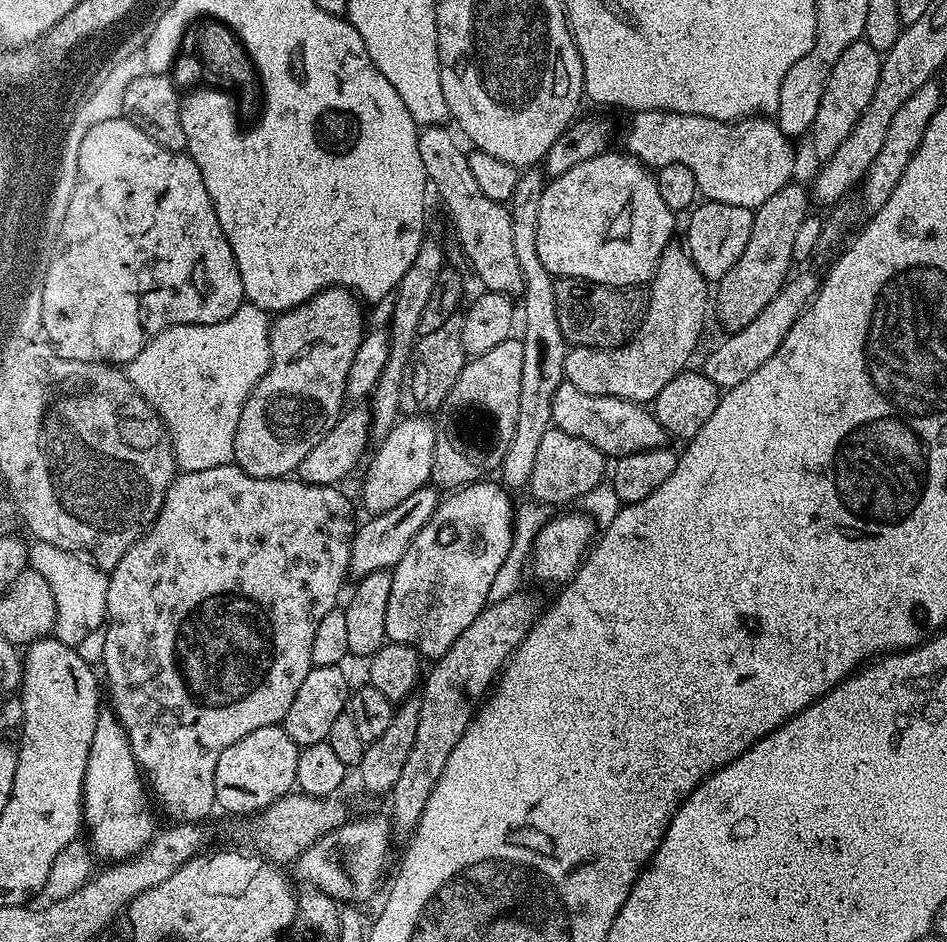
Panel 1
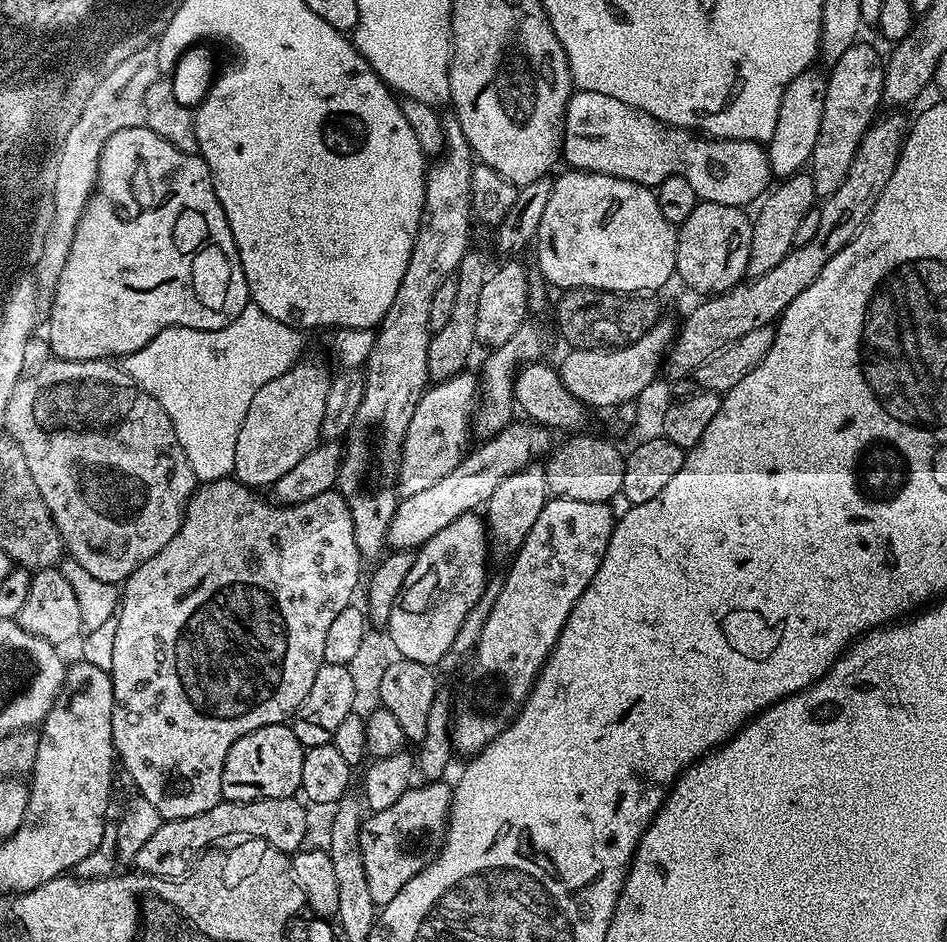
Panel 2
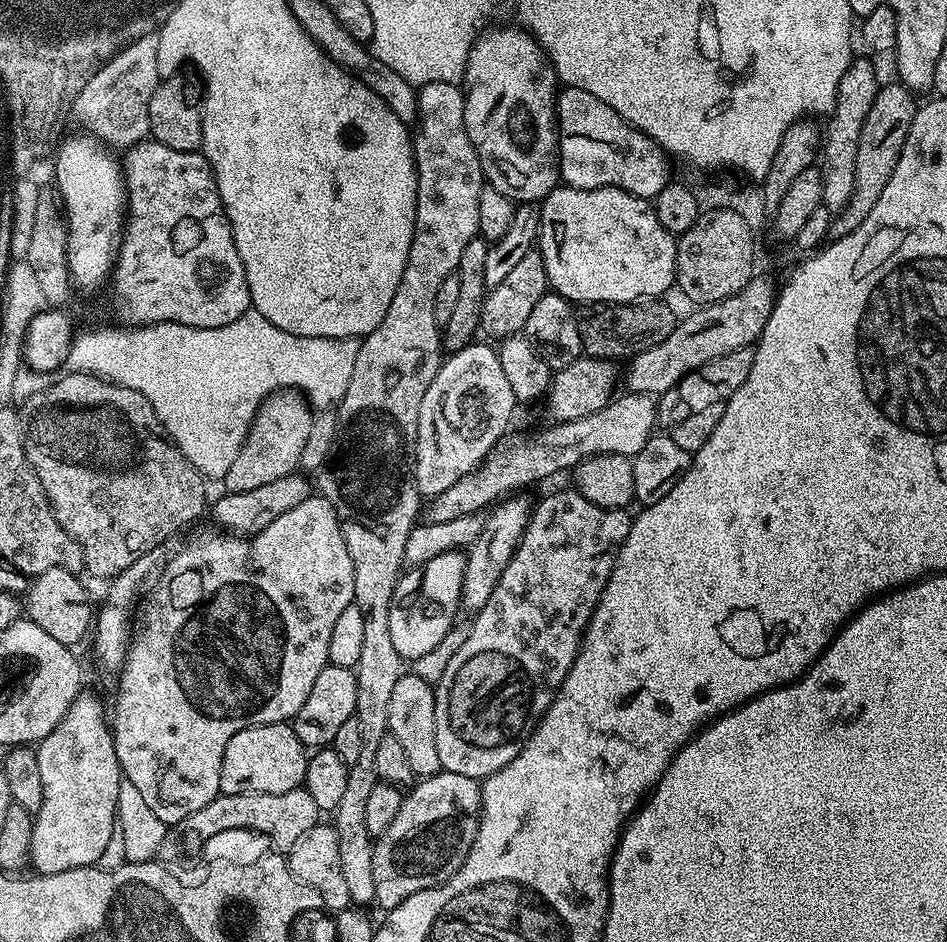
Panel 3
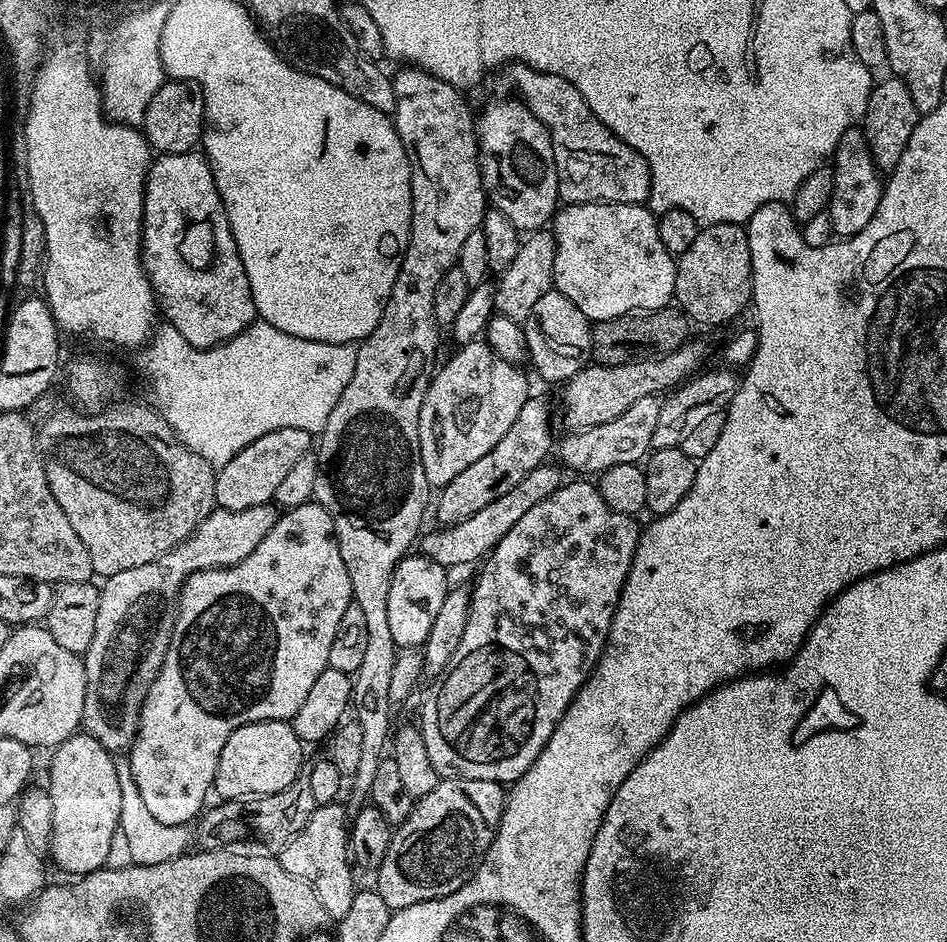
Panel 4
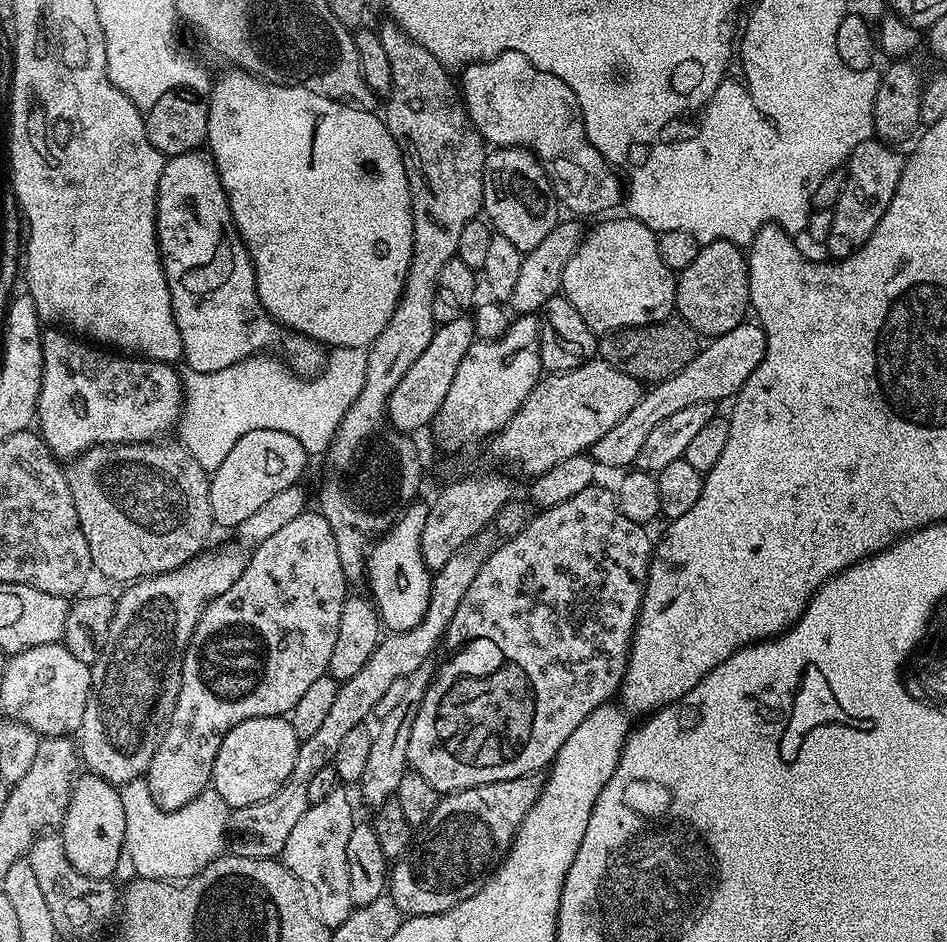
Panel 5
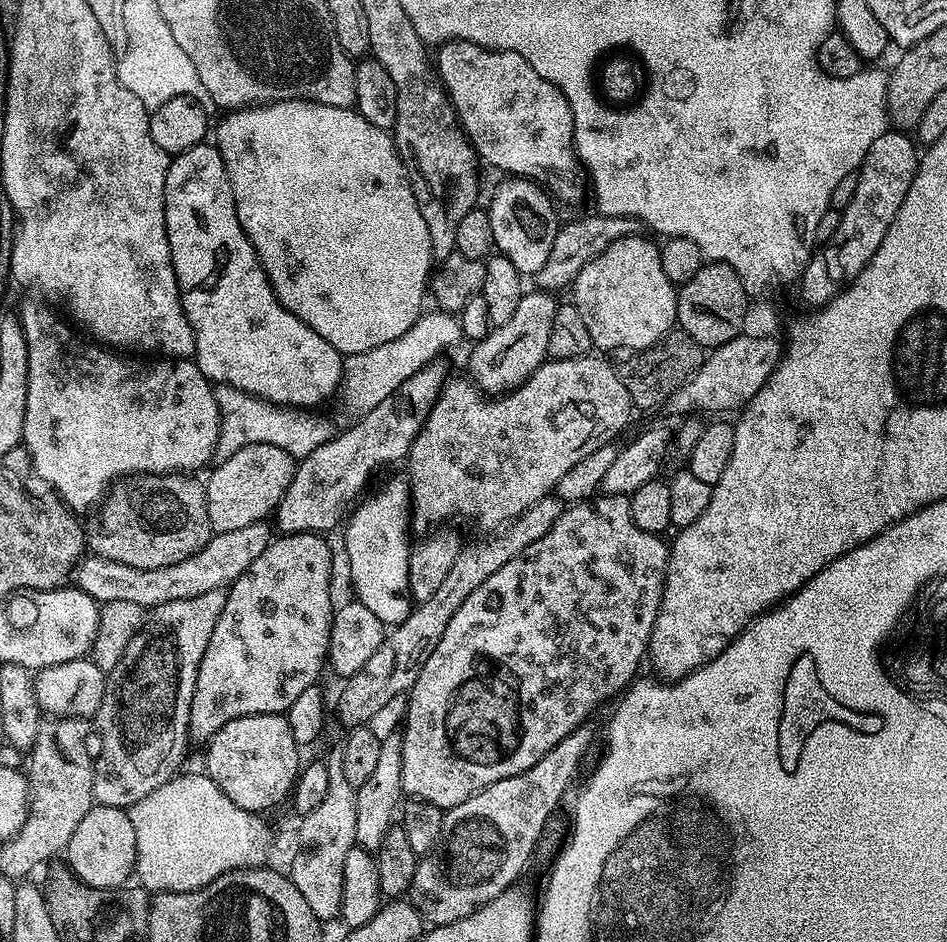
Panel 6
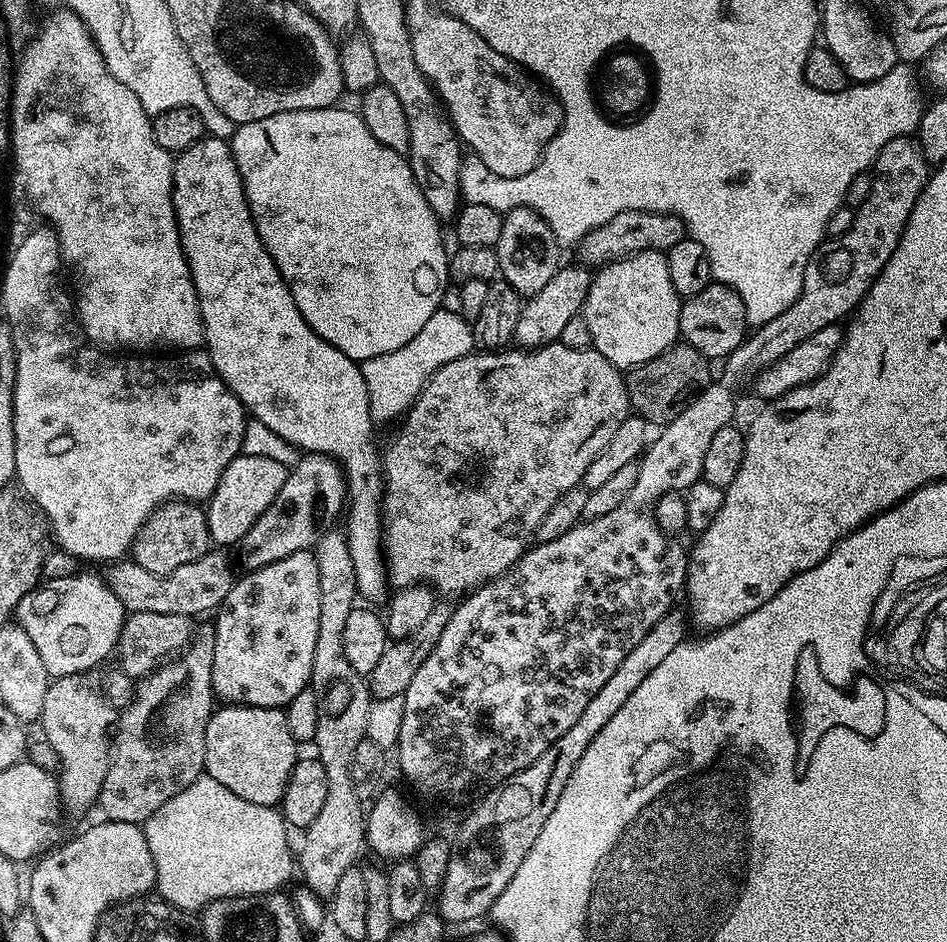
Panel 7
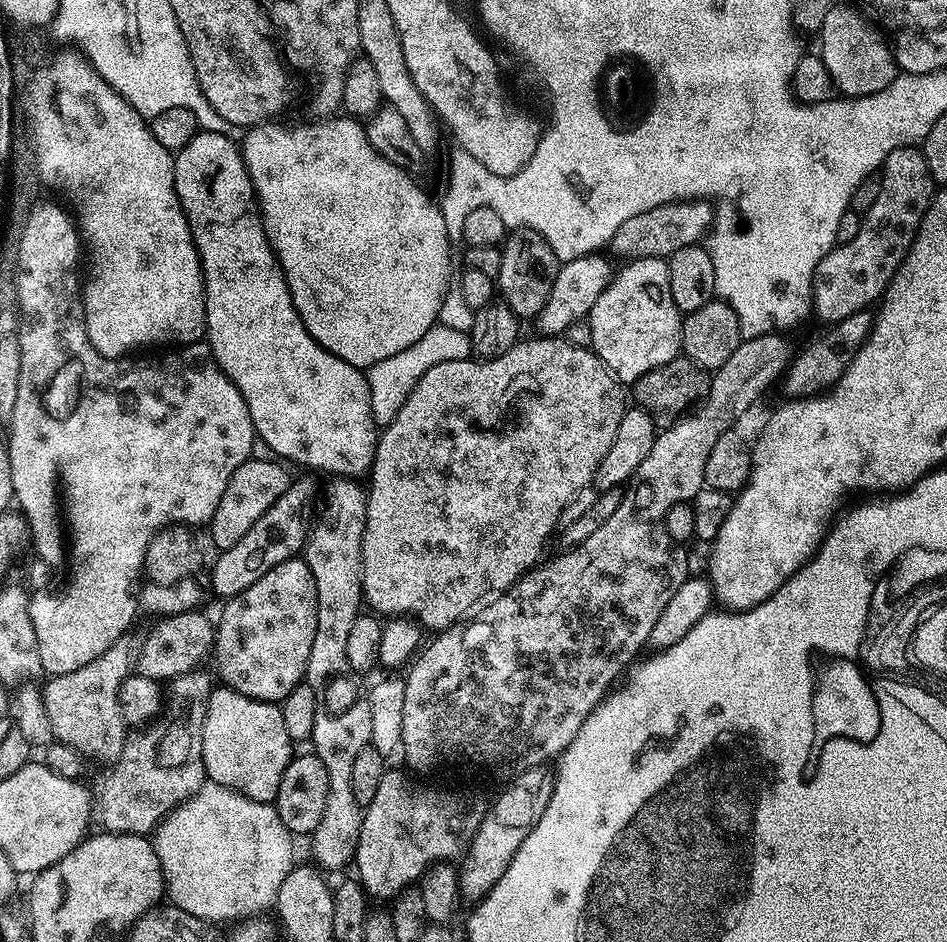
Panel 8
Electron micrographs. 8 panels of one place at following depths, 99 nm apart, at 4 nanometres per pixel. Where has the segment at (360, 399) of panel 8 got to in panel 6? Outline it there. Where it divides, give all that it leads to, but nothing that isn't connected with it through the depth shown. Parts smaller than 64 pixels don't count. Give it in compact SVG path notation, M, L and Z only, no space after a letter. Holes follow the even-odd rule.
M215 143L196 144L169 159L164 209L182 310L190 322L190 330L194 330L194 359L204 377L213 385L240 388L260 400L269 400L286 408L312 410L317 407L315 404L330 399L335 392L337 395L344 379L344 356L334 350L322 334L314 334L306 322L290 314L290 310L278 302L254 246L238 222L230 178ZM388 484L385 488L377 490L373 496L365 495L359 501L360 509L351 513L352 520L356 524L345 523L344 532L344 556L348 559L348 576L352 579L352 588L355 599L360 601L366 610L371 610L386 626L395 626L402 623L414 607L414 601L408 594L408 532L410 533L410 504L406 499L403 487L396 484Z

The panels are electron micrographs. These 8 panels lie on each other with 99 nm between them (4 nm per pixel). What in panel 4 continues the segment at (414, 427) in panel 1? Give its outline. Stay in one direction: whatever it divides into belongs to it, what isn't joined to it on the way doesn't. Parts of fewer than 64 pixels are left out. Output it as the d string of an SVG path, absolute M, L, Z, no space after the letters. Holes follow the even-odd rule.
M483 339L461 344L455 350L444 365L441 363L435 369L418 418L422 470L426 470L432 486L454 482L466 466L478 462L482 454L490 454L502 434L510 430L530 395L528 380L519 372L521 369L500 358Z

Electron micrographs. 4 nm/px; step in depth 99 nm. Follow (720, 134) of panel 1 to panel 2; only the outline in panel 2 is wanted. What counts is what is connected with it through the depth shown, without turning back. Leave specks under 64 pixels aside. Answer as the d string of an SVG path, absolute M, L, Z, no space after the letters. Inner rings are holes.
M586 90L585 92L573 91L572 97L568 99L566 106L566 114L564 115L564 147L562 149L562 160L569 169L578 172L597 172L598 174L610 174L614 178L622 178L629 180L635 184L645 184L647 188L655 189L656 185L661 184L666 178L671 176L681 176L686 178L686 182L690 182L690 186L694 189L697 201L709 200L710 202L718 202L722 206L734 206L735 208L744 208L748 206L751 200L759 201L761 197L769 191L770 183L773 179L772 166L768 162L768 153L763 143L754 140L718 140L709 138L703 134L697 134L695 131L686 128L676 128L672 124L664 124L658 118L654 118L650 114L646 114L642 110L638 110L634 106L626 106L626 102L618 102L618 98L610 98L610 94L598 94L594 90Z

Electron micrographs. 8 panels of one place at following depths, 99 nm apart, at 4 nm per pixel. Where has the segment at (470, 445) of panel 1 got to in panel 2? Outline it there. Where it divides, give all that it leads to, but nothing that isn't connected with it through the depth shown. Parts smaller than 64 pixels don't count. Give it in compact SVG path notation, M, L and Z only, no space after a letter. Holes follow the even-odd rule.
M526 322L514 330L514 334L502 346L491 349L484 360L484 369L478 372L478 403L474 414L474 432L480 438L497 436L507 424L513 423L514 412L513 392L515 390L515 378L523 365L536 362L541 359L544 352L544 332L533 322Z

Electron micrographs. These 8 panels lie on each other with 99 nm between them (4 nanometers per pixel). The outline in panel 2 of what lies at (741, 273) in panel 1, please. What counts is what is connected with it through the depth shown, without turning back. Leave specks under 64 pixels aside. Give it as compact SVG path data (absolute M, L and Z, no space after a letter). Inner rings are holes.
M796 173L785 177L779 184L781 185L778 188L773 187L767 193L759 205L761 208L758 214L755 213L753 217L750 262L747 263L749 277L765 276L774 266L782 262L782 258L794 246L794 235L799 223L805 218L809 209L815 207L818 198L811 173Z

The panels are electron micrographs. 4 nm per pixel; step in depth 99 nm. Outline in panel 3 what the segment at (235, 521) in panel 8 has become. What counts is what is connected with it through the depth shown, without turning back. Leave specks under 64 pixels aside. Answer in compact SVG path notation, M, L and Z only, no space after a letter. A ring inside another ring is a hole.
M276 394L260 405L246 442L242 450L238 450L238 458L234 458L230 470L224 475L222 484L228 492L255 490L258 486L278 482L283 476L291 476L300 468L314 412L303 399L295 398L300 399L292 394Z

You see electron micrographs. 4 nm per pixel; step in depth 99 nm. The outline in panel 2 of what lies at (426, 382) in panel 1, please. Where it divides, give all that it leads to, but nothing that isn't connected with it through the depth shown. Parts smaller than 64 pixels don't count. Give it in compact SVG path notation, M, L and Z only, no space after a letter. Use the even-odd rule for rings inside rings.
M470 250L458 262L455 270L456 281L458 282L458 294L454 302L454 310L446 321L446 326L432 334L428 343L428 378L429 381L439 382L449 380L460 372L465 371L468 355L472 347L477 347L475 324L478 322L478 301L482 294L482 286L486 286L490 268L484 265L482 257L476 250Z

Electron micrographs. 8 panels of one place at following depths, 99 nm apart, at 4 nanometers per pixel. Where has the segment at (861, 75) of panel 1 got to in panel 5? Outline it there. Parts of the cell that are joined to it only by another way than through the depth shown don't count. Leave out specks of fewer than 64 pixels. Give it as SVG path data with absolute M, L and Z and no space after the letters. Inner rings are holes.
M869 142L859 144L846 161L846 179L844 193L832 208L834 226L826 245L826 251L832 258L847 258L867 242L870 234L878 226L882 214L890 206L894 198L894 190L898 190L898 178L902 178L905 157L896 153L897 149L887 142Z

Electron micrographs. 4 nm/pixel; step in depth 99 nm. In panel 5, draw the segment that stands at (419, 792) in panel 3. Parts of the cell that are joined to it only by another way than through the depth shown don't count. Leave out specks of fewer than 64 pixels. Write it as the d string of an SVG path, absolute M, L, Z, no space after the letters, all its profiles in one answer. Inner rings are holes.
M533 774L447 793L407 854L391 865L386 892L394 906L405 917L433 916L473 896L512 849L516 831L540 797L541 787L541 777Z

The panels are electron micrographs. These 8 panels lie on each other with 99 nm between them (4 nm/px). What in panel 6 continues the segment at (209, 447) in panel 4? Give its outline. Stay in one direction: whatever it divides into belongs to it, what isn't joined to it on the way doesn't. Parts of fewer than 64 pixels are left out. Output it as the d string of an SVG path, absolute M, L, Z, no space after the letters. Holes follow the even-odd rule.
M428 310L416 320L414 326L402 338L394 338L394 342L386 342L382 346L374 346L374 350L366 350L362 354L344 356L344 379L342 381L342 396L344 404L352 418L370 414L378 402L390 398L402 382L414 378L418 370L422 370L434 360L441 359L459 341L462 335L460 321L451 312ZM217 387L216 401L220 407L220 433L215 455L217 461L230 458L230 454L238 454L238 450L251 444L278 446L278 450L286 450L286 454L294 458L303 458L318 450L318 446L331 440L334 435L331 422L324 416L315 416L315 411L272 404L240 388Z

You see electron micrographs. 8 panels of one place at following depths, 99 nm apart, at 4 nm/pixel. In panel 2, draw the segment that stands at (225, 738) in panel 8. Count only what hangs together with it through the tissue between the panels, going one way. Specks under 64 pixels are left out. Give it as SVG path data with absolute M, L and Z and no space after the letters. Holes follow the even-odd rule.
M287 723L262 726L234 742L230 746L230 754L226 754L224 773L222 774L222 797L225 800L237 800L245 804L251 800L265 800L266 798L292 798L300 792L302 782L302 758L305 747L298 742L291 727Z

